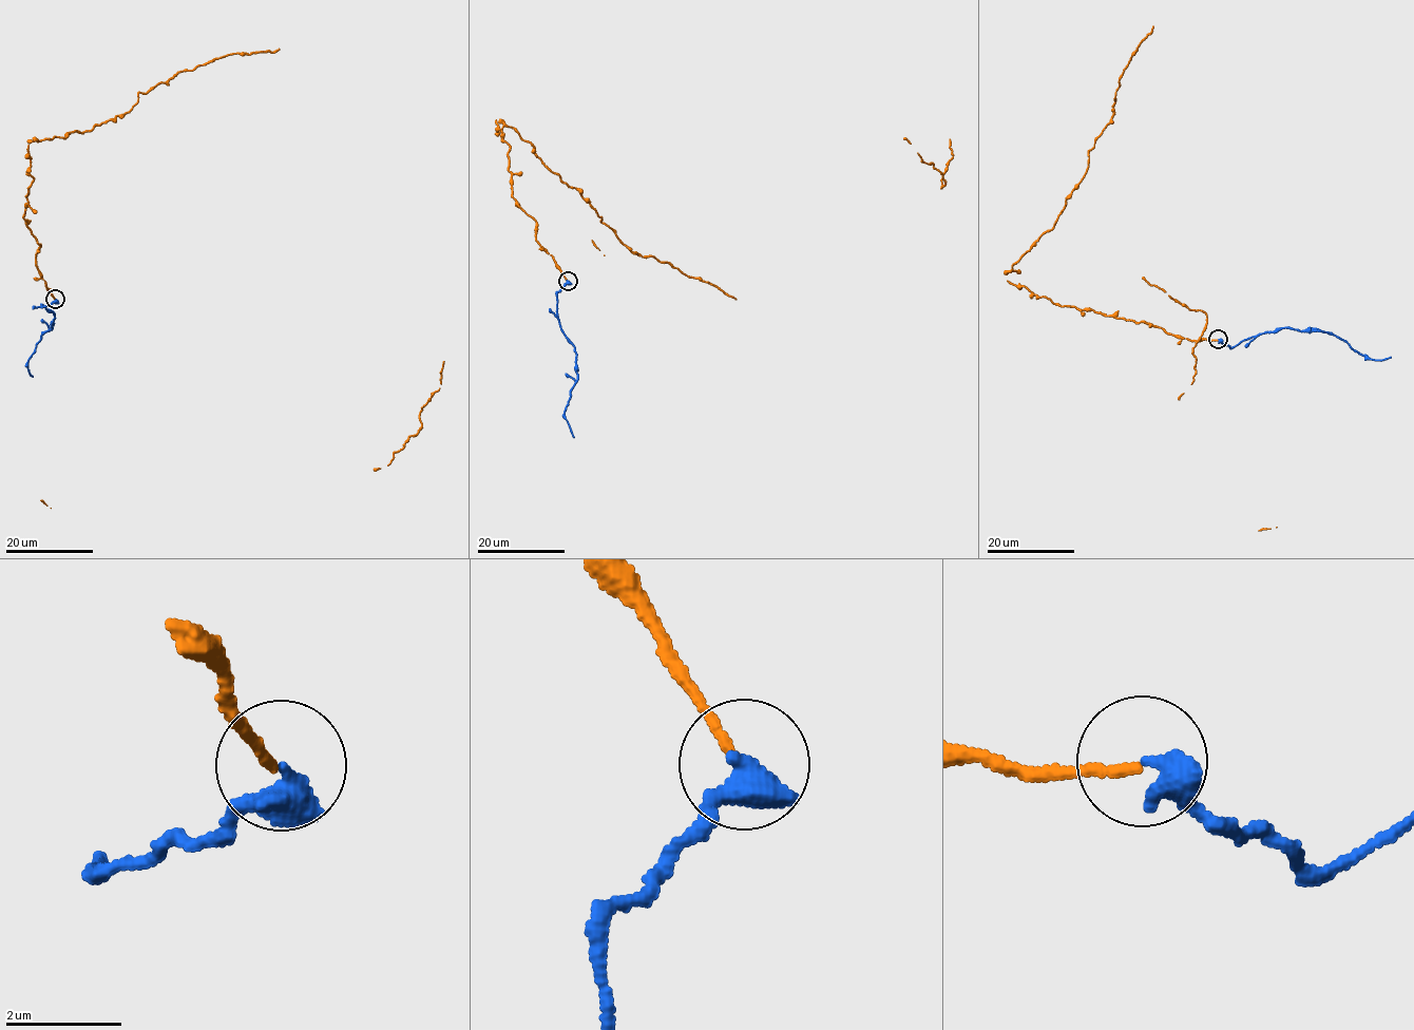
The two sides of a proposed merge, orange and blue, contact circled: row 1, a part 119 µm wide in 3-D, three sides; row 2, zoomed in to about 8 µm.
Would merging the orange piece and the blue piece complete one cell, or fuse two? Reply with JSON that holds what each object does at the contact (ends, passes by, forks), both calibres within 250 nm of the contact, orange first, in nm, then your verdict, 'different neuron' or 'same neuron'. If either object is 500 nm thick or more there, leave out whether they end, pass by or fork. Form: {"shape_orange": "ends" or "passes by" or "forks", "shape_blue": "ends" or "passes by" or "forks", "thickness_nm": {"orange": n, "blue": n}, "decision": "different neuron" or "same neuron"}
{"shape_orange": "ends", "shape_blue": "passes by", "thickness_nm": {"orange": 170, "blue": 320}, "decision": "same neuron"}

